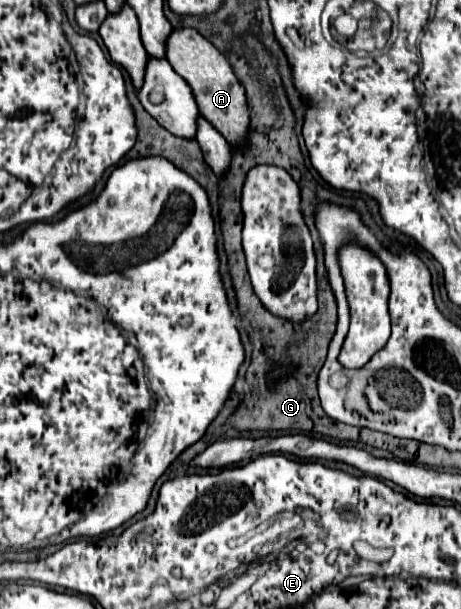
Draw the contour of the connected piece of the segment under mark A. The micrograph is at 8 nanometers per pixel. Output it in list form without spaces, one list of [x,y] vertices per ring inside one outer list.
[[[174,28],[170,36],[166,38],[166,58],[174,72],[186,80],[190,86],[194,100],[200,108],[200,114],[228,140],[234,142],[234,138],[242,138],[248,130],[246,122],[246,96],[236,80],[226,56],[216,50],[196,28]]]

